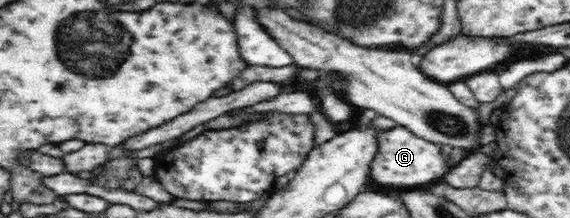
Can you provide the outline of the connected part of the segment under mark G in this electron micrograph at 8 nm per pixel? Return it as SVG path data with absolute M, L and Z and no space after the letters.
M404 126L388 130L382 134L380 156L376 156L376 160L372 162L372 178L380 184L390 184L390 186L422 186L436 182L450 170L440 147L414 136Z

